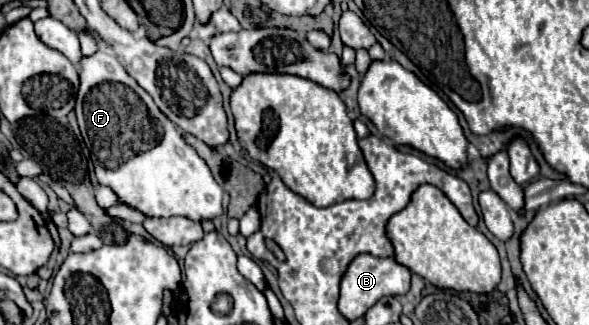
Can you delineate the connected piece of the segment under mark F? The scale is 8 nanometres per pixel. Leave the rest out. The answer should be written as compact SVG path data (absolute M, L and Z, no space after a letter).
M96 52L80 60L80 90L76 96L76 118L82 138L90 150L96 178L110 186L118 198L146 216L186 216L192 220L214 220L222 214L222 188L216 184L208 164L184 140L182 132L158 110L154 100L124 70L110 52Z

